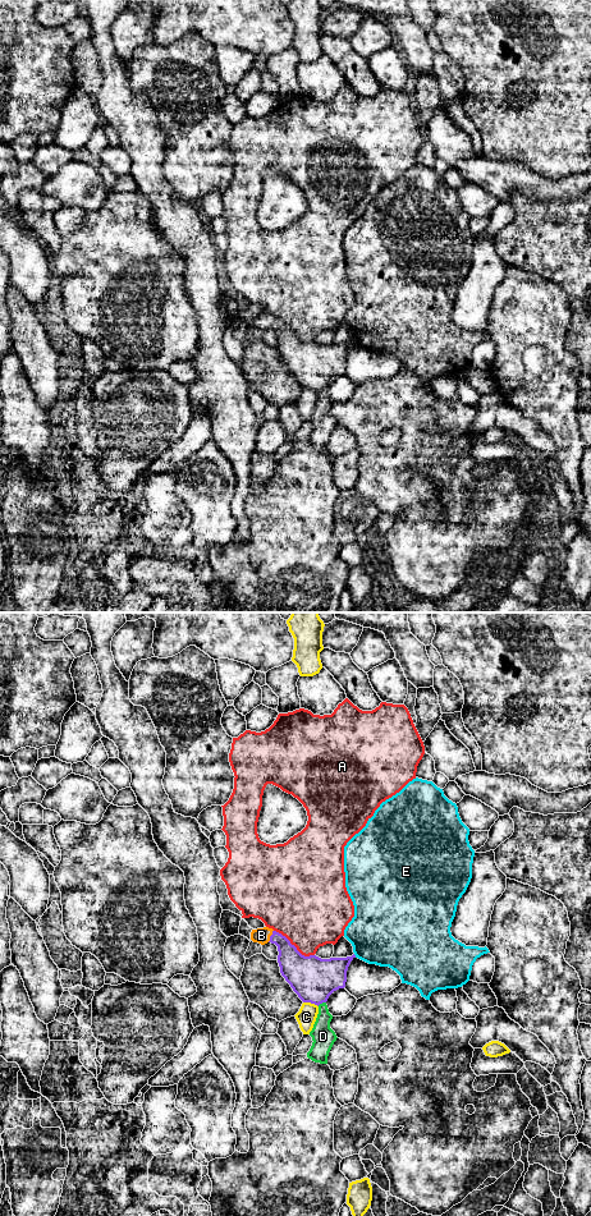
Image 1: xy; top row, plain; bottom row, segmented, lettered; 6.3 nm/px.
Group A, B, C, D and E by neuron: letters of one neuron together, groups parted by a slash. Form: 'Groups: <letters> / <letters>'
Groups: A / B / C / D / E

